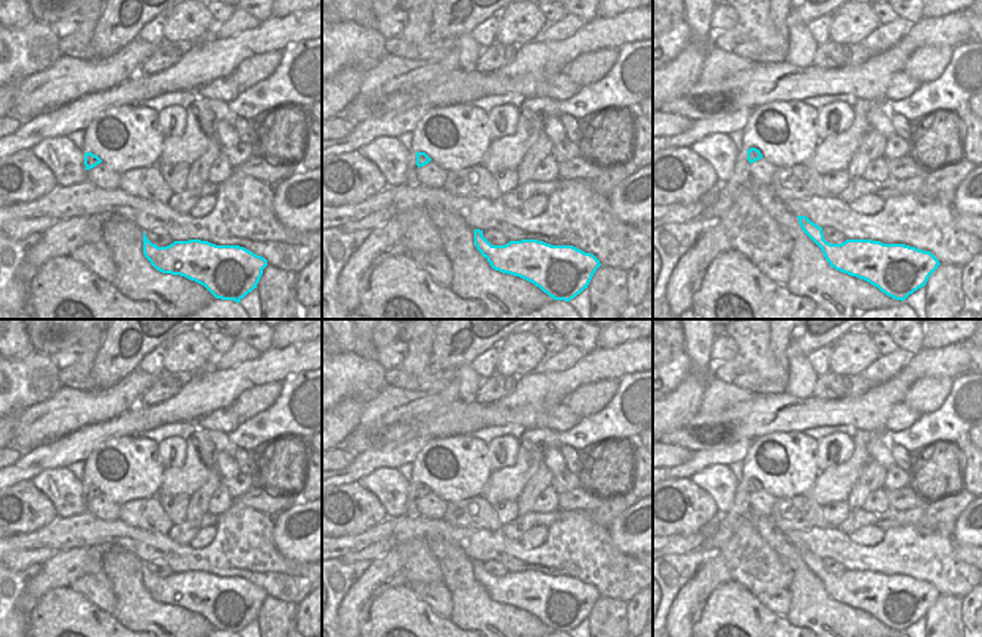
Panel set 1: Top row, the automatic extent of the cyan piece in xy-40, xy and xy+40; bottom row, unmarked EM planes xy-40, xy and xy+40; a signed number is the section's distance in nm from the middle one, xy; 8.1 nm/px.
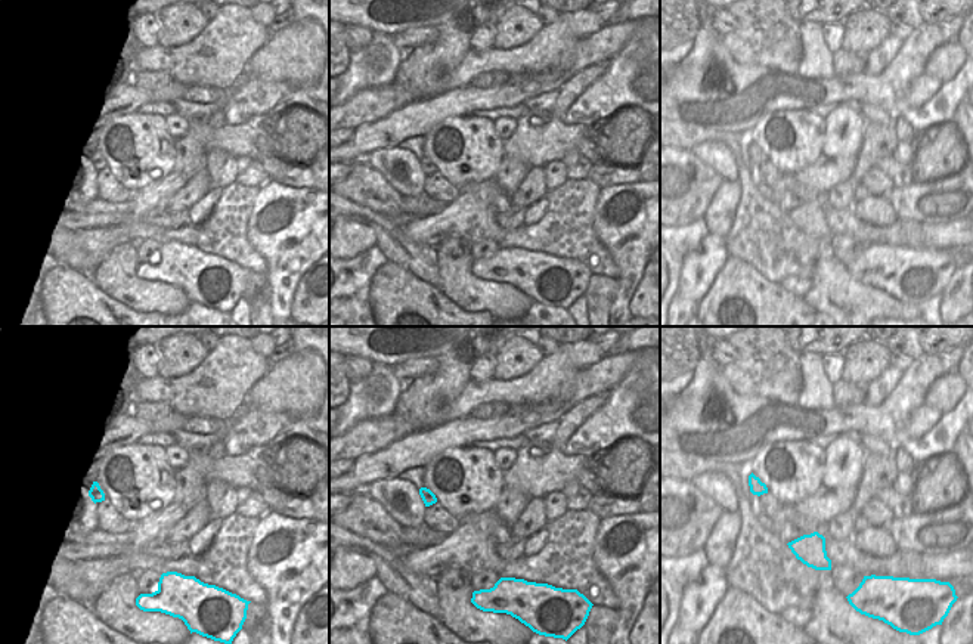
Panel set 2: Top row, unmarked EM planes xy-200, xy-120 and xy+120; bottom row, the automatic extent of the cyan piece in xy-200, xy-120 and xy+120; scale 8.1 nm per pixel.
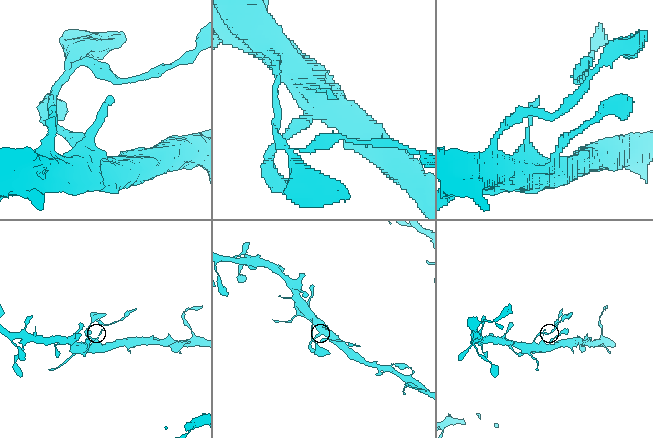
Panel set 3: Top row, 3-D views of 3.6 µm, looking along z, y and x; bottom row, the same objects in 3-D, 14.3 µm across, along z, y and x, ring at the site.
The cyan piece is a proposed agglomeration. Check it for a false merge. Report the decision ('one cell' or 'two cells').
one cell

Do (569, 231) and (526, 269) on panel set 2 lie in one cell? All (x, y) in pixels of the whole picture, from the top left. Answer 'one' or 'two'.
one

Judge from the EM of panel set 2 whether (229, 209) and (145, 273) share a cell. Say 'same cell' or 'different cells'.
same cell

